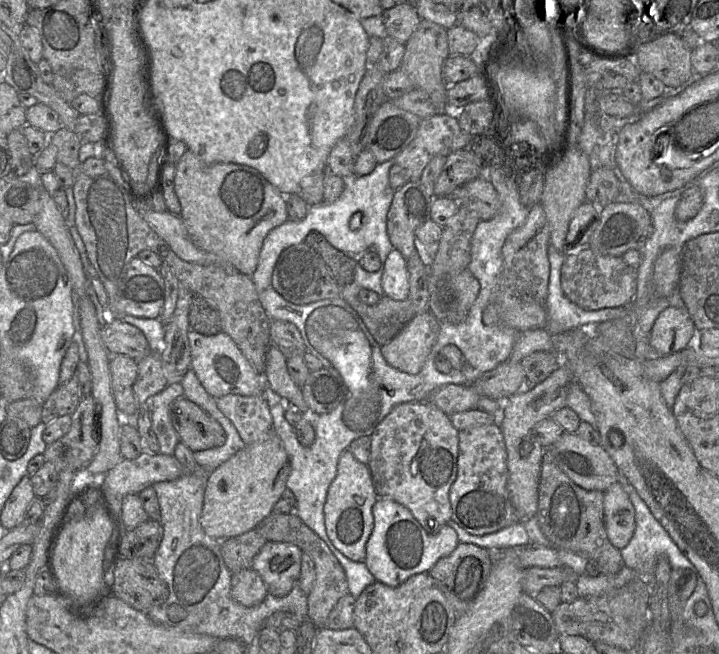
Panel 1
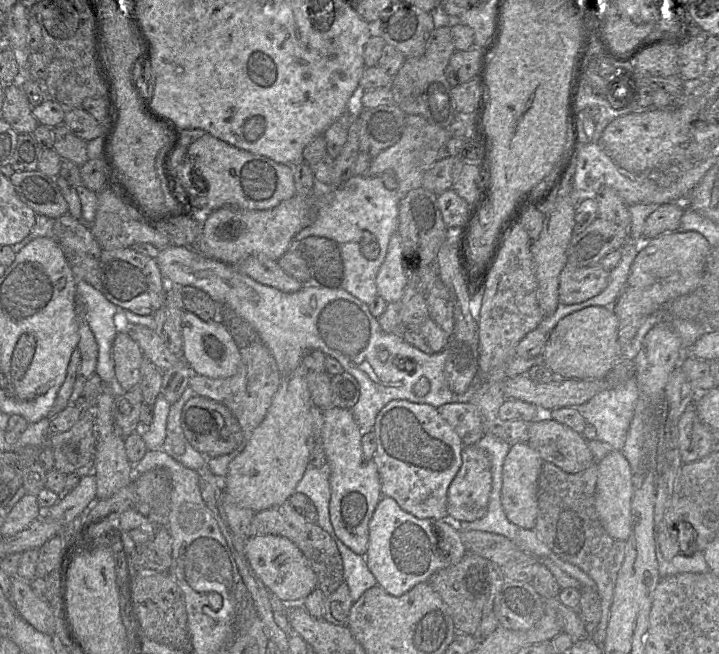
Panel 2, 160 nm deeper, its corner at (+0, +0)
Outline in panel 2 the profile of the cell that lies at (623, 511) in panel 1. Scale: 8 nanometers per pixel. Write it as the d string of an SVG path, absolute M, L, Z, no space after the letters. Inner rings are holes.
M613 450L598 461L598 478L595 492L595 508L598 517L609 536L626 542L630 535L634 494L634 476L629 462L620 450Z

